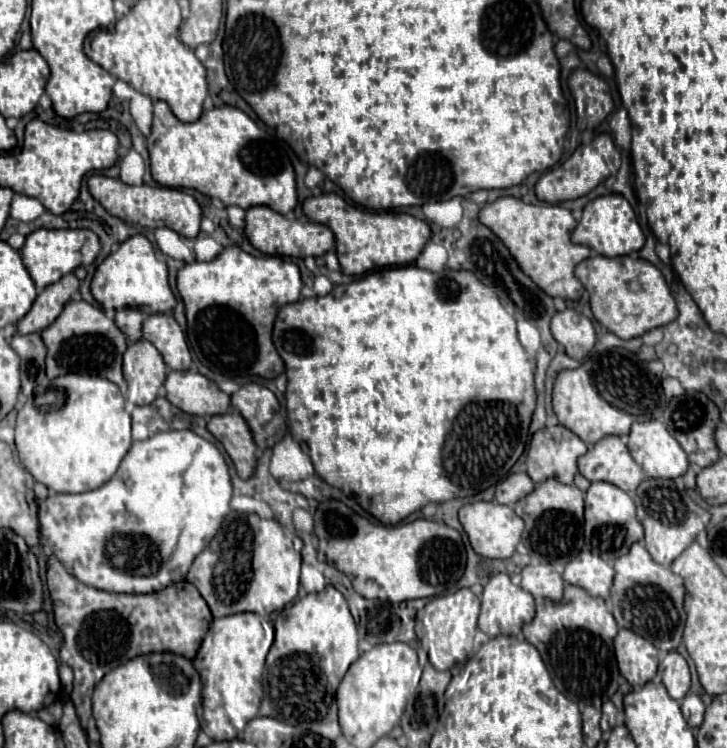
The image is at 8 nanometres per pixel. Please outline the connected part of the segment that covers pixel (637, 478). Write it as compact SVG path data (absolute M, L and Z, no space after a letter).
M616 435L600 439L582 455L578 469L590 481L606 481L628 493L634 493L646 477L642 467L632 459L626 441Z

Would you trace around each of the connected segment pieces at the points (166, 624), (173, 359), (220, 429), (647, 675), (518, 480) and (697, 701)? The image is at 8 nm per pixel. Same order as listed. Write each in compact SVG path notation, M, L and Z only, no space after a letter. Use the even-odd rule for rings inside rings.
M56 557L48 561L46 577L54 603L56 625L64 633L60 659L74 671L74 689L70 697L84 729L92 715L92 689L108 671L126 663L128 659L134 659L136 655L152 651L168 651L194 659L212 619L206 601L188 581L174 583L152 595L108 593L80 581L76 591L76 577L70 575ZM152 603L156 603L156 609Z
M148 315L142 327L144 339L154 343L154 347L162 353L164 363L170 369L188 371L192 365L190 349L186 345L186 337L182 327L176 323L174 315Z
M238 411L214 415L208 421L208 431L224 445L238 475L242 479L252 477L256 469L256 443L250 435L250 427L246 427L246 419L242 419Z
M620 629L614 639L614 649L618 669L630 685L642 687L656 675L658 649L634 631Z
M514 473L496 487L496 501L502 505L514 505L534 489L534 481L526 473Z
M688 693L688 695L684 697L684 701L682 701L680 707L682 707L682 715L684 715L684 719L688 721L688 725L690 725L692 729L696 729L696 727L702 725L706 707L704 707L704 703L702 703L702 699L700 699L698 695Z

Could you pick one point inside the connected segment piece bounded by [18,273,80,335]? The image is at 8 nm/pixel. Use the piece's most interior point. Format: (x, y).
(48, 305)

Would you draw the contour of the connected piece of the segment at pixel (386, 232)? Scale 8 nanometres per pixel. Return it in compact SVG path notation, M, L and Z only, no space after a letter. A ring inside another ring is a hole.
M336 193L310 197L304 201L304 213L322 225L328 225L336 235L336 255L346 275L362 275L378 267L406 265L418 259L424 245L430 241L430 225L408 213L374 213L350 205Z

